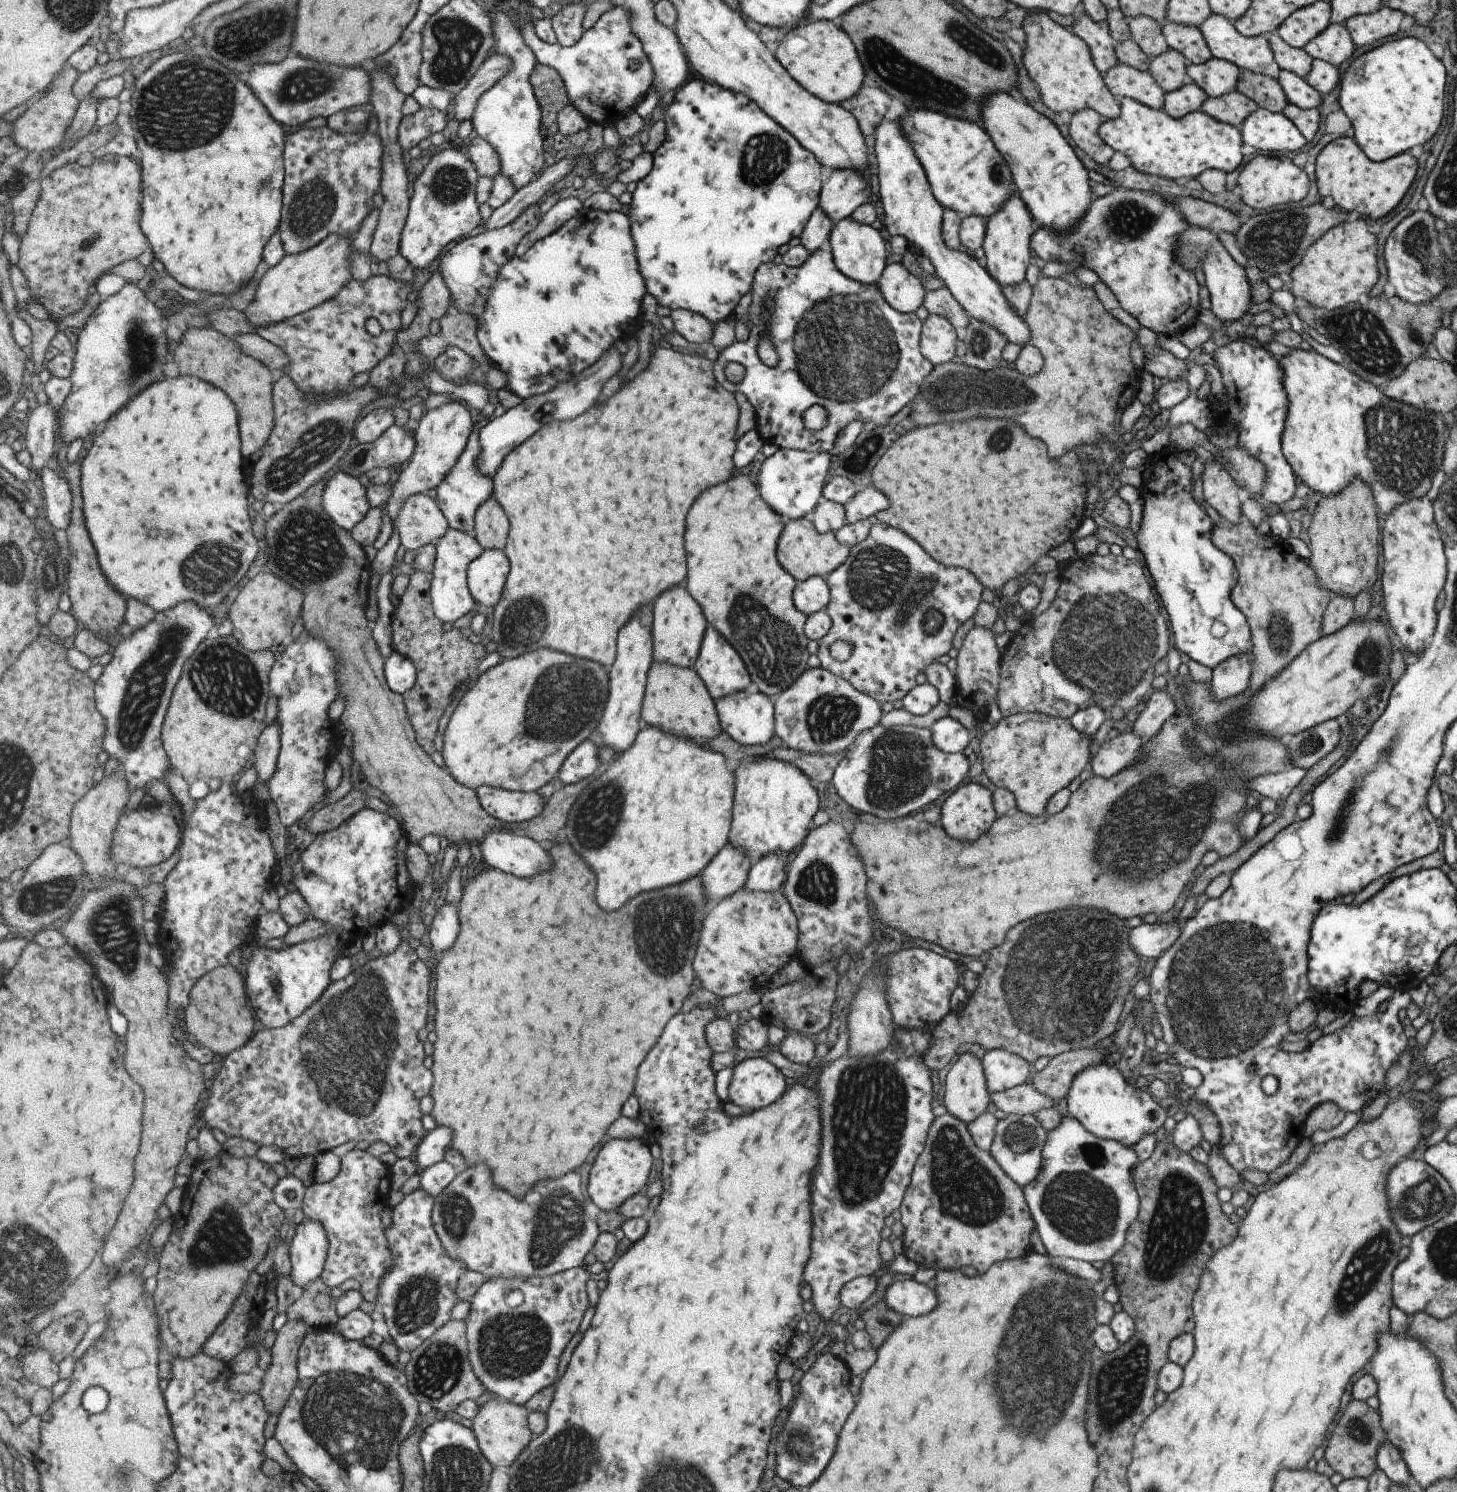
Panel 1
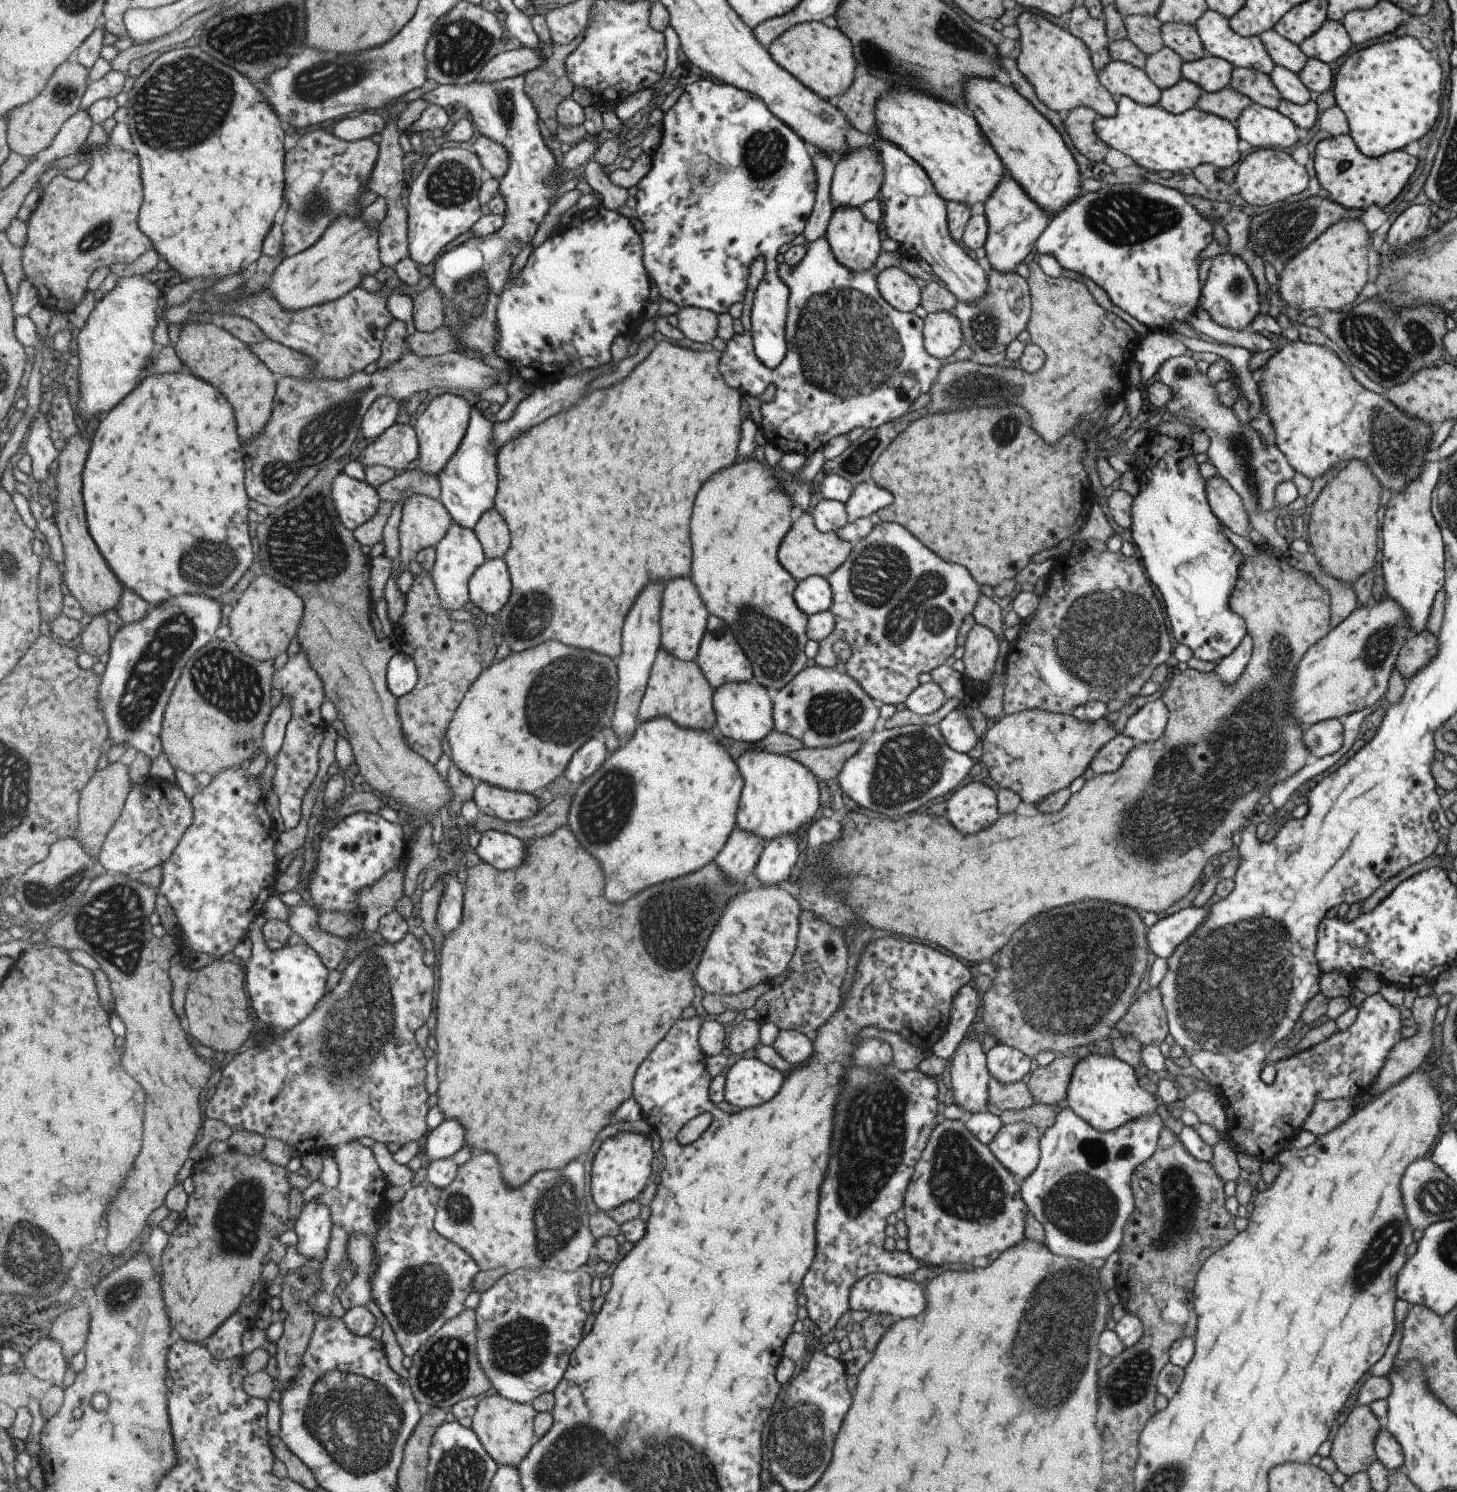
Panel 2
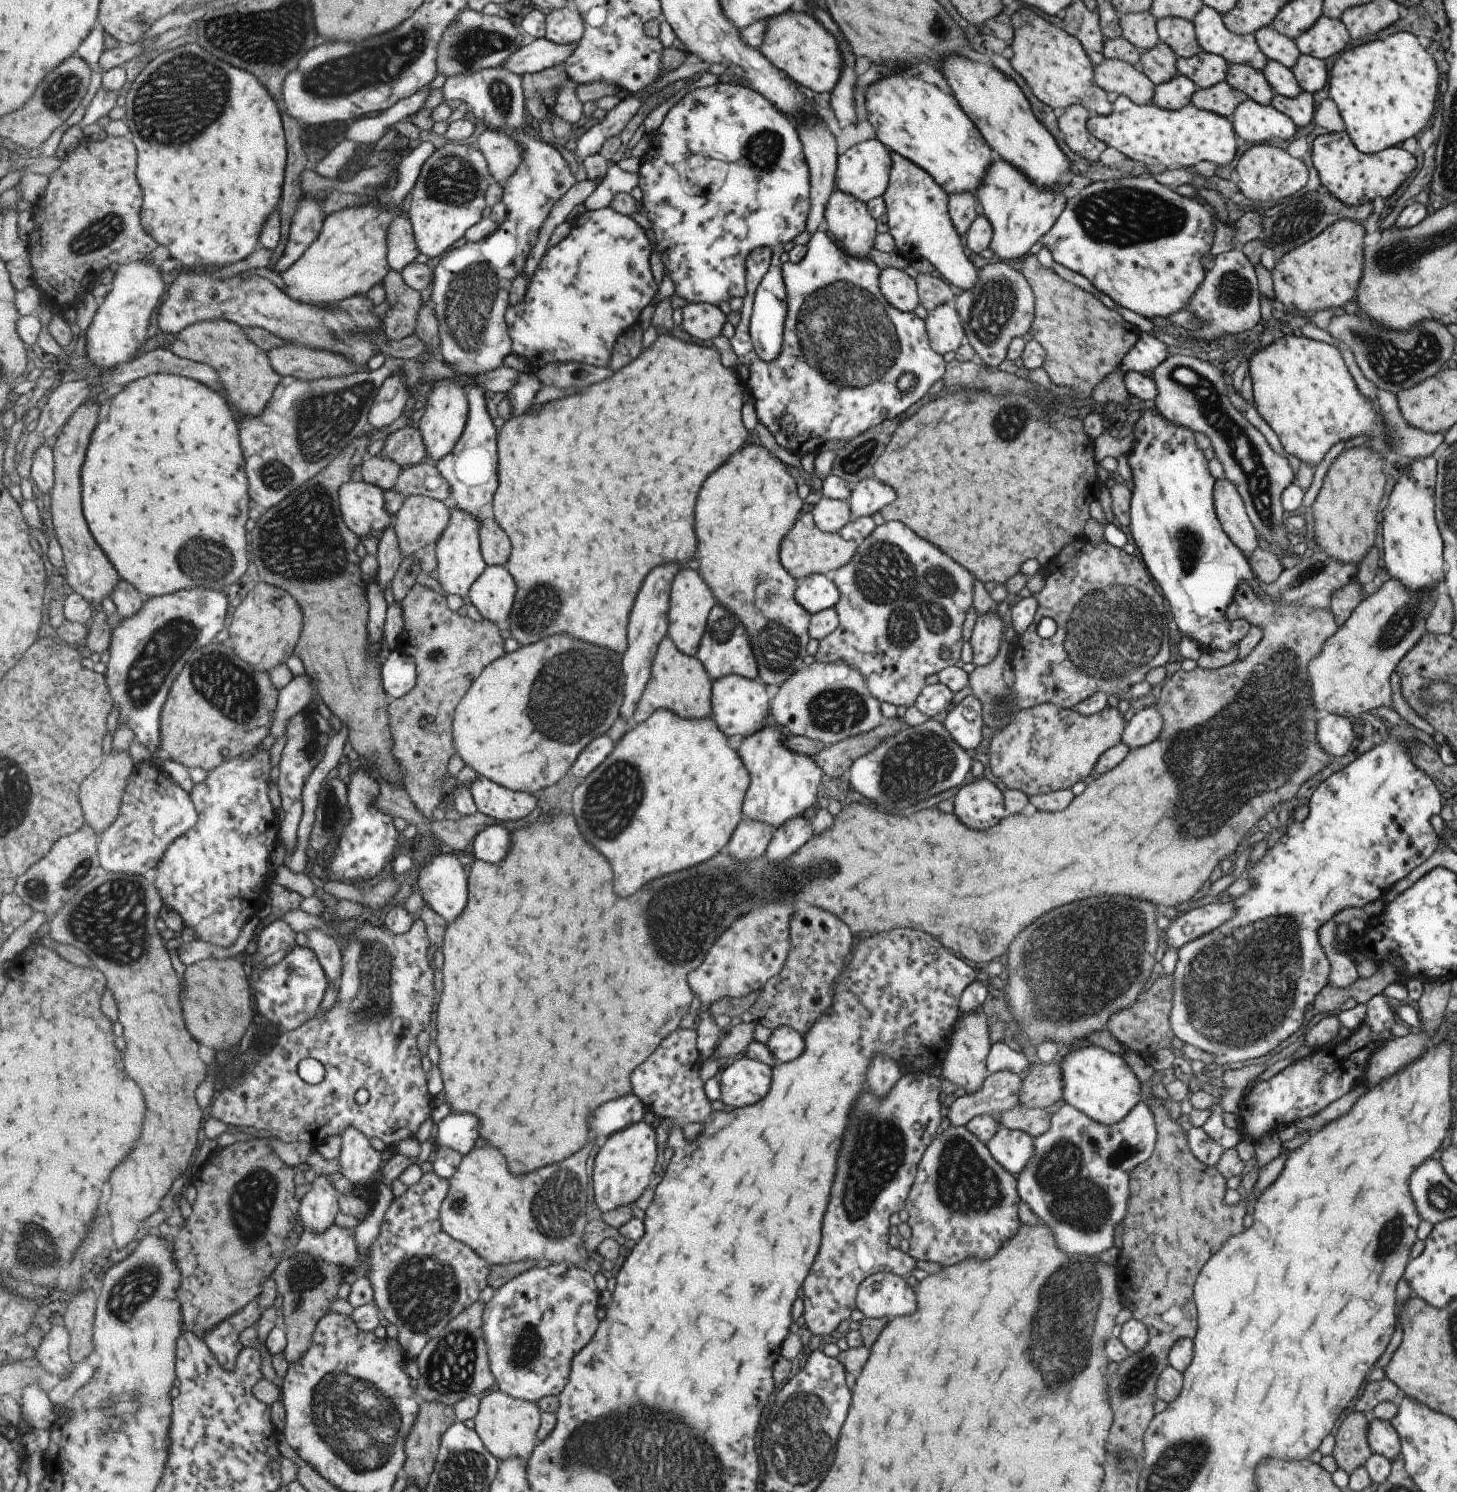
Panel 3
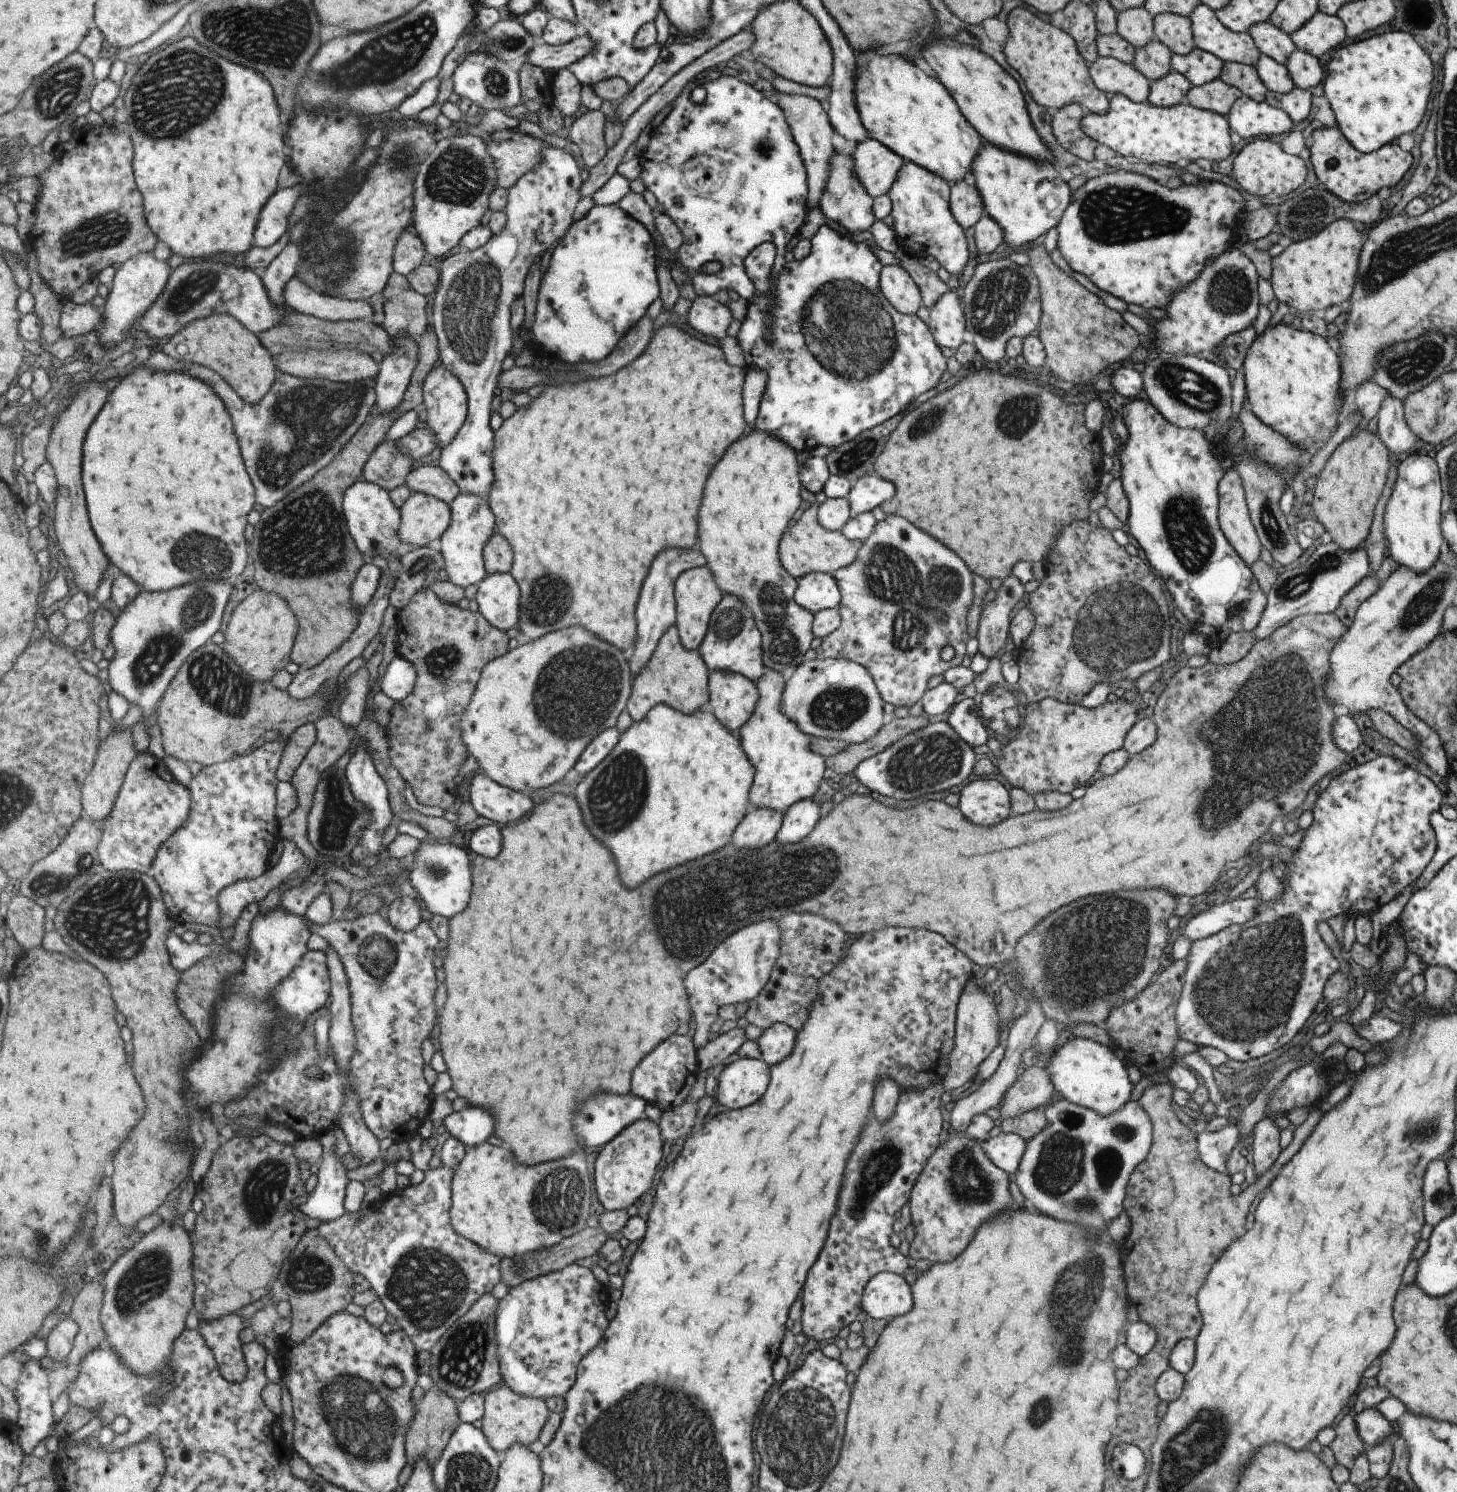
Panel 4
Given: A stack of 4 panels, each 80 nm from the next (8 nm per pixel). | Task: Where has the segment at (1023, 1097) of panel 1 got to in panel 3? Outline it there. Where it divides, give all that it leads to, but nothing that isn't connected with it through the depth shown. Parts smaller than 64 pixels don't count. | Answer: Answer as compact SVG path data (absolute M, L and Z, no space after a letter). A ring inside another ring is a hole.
M1007 1069L987 1074L977 1092L965 1093L948 1107L946 1117L950 1124L965 1127L977 1115L997 1116L1013 1109L1020 1079Z

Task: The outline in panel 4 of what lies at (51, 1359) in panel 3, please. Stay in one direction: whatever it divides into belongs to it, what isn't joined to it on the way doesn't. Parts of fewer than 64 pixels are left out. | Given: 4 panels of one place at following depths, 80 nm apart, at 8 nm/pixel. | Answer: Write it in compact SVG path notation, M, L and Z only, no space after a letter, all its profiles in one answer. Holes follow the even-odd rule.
M70 1316L60 1321L47 1337L46 1356L61 1364L61 1360L67 1359L67 1356L73 1351L78 1333L79 1324Z

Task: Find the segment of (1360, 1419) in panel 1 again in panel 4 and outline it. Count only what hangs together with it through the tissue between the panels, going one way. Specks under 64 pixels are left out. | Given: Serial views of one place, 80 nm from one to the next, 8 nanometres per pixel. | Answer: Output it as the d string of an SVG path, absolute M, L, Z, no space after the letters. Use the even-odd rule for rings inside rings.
M1353 1412L1346 1414L1339 1420L1339 1424L1335 1426L1335 1438L1328 1448L1333 1454L1335 1463L1351 1470L1355 1458L1361 1452L1367 1451L1361 1436L1357 1434L1357 1424L1353 1420Z

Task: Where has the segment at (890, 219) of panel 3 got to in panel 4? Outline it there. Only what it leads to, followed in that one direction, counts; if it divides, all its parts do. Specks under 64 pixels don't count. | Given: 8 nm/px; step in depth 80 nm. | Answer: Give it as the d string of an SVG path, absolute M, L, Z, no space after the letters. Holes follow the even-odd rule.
M903 160L895 182L891 184L886 196L889 198L891 211L889 216L892 218L893 232L895 232L898 249L911 256L912 253L921 252L932 256L939 264L939 267L945 269L950 274L952 282L963 272L963 268L968 260L967 246L965 244L965 232L963 228L955 222L948 210L948 197L950 186L925 168L921 168L917 164Z

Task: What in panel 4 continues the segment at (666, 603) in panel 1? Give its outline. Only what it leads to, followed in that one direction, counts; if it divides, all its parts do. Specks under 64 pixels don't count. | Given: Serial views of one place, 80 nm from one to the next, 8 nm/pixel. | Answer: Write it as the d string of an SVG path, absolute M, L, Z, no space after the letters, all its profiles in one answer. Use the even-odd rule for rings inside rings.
M701 566L701 568L691 568L687 572L683 572L681 576L675 578L674 583L674 606L675 606L675 621L674 626L677 631L677 638L683 648L691 651L697 651L699 644L707 626L709 626L710 612L719 604L722 598L719 588L715 588L715 582L709 568Z

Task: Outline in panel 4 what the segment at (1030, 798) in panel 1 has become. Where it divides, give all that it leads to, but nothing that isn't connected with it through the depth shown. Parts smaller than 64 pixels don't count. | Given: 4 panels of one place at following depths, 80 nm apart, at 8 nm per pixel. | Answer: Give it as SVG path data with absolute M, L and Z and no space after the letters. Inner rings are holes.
M1118 694L1115 702L1103 702L1097 708L1081 708L1081 706L1065 704L1043 698L1040 702L1029 703L1026 708L1023 726L1017 728L1014 739L1006 745L999 744L1001 756L997 758L998 766L995 771L1011 784L1012 787L1021 788L1032 796L1035 792L1071 792L1080 786L1087 784L1087 780L1098 770L1099 760L1112 752L1123 747L1123 740L1131 724L1138 720L1139 710L1138 696L1135 701L1125 702Z

